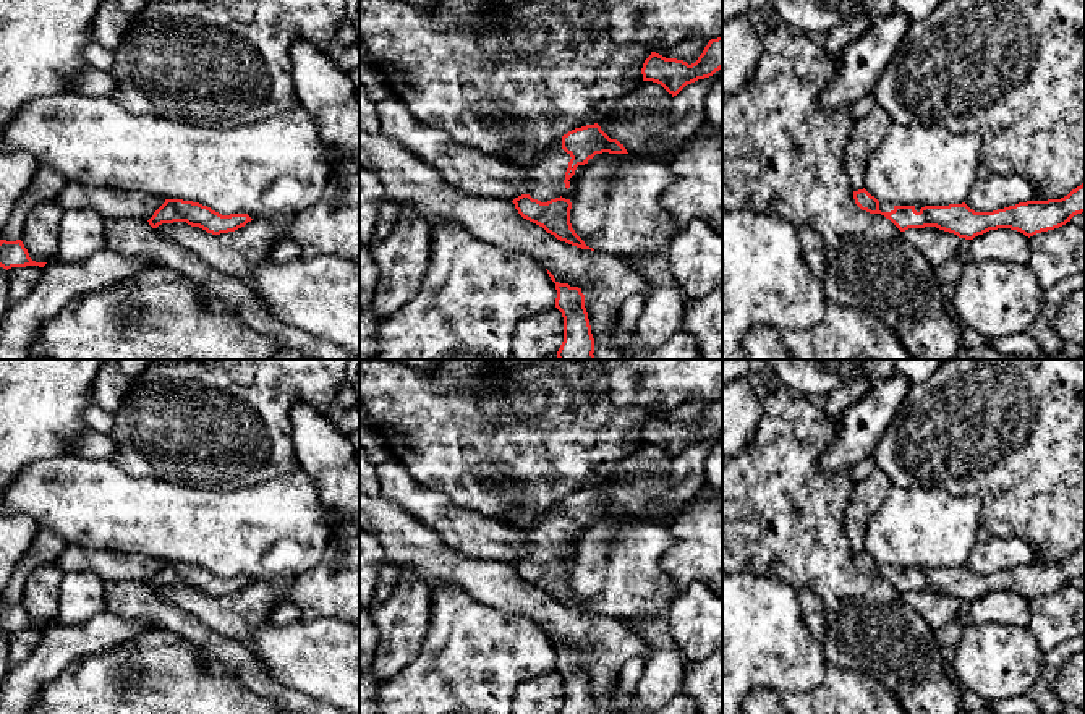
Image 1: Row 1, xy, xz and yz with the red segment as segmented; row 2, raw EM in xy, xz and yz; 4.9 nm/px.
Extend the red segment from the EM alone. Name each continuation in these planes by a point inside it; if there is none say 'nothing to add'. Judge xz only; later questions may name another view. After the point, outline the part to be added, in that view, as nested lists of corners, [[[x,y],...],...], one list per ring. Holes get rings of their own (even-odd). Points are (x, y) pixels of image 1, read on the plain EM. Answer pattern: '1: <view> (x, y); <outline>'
1: xz (544, 538); [[[562,502],[534,510],[533,516],[530,528],[512,528],[526,541],[528,557],[541,565],[565,559],[564,542],[572,520],[562,512]]]

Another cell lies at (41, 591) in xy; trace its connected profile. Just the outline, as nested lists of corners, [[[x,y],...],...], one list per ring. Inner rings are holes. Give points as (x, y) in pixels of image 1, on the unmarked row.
[[[53,562],[31,572],[23,588],[23,607],[36,625],[50,625],[58,615],[58,591],[65,572]]]

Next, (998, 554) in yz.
[[[991,538],[976,542],[965,567],[975,575],[993,575],[1019,565],[1035,563],[1036,549],[1022,538]]]

